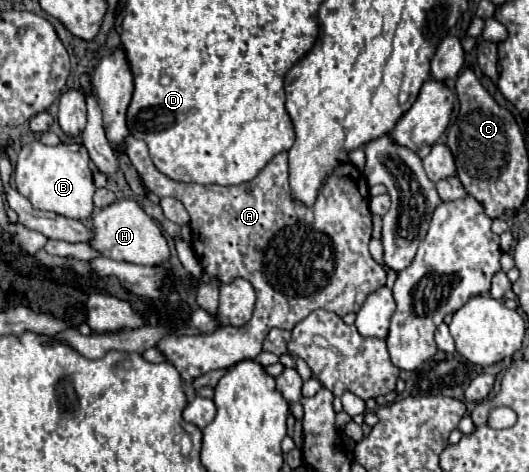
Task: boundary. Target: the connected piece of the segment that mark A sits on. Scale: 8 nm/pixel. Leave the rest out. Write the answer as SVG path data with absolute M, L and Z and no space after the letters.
M130 133L124 139L124 151L130 157L132 165L144 179L146 187L158 197L176 197L184 203L190 213L192 225L192 247L210 277L218 277L222 283L230 283L236 277L242 277L252 283L256 289L256 309L252 319L244 327L218 327L214 333L196 335L196 337L176 337L168 335L160 341L160 349L168 361L178 369L182 379L190 383L198 375L204 375L212 369L226 369L240 359L254 359L262 351L262 341L270 329L290 331L296 323L308 317L316 309L326 309L344 317L346 313L358 313L364 299L380 289L386 283L386 271L372 259L368 243L372 239L372 213L370 213L370 191L366 177L352 163L338 163L332 175L318 191L314 205L304 205L292 197L288 183L288 153L278 153L256 179L244 185L220 187L220 185L198 185L198 183L180 183L164 173L160 173L148 153L144 141L134 139Z

